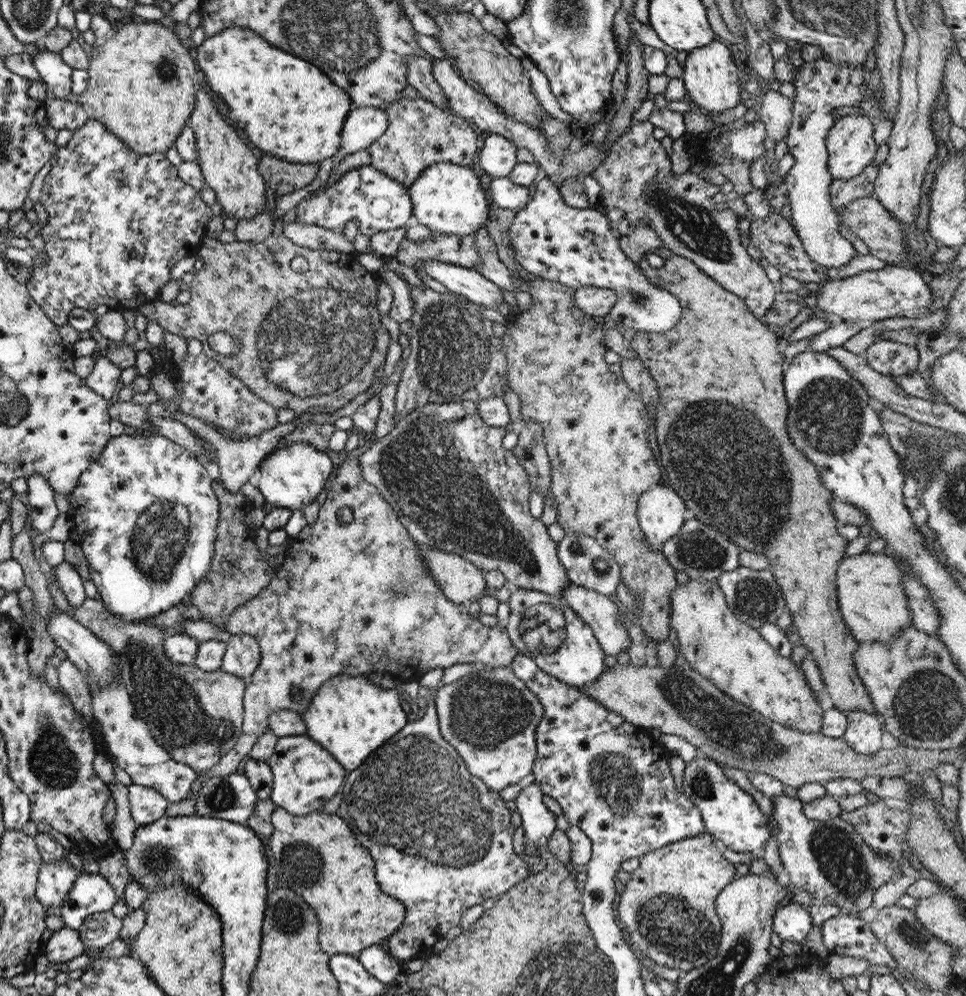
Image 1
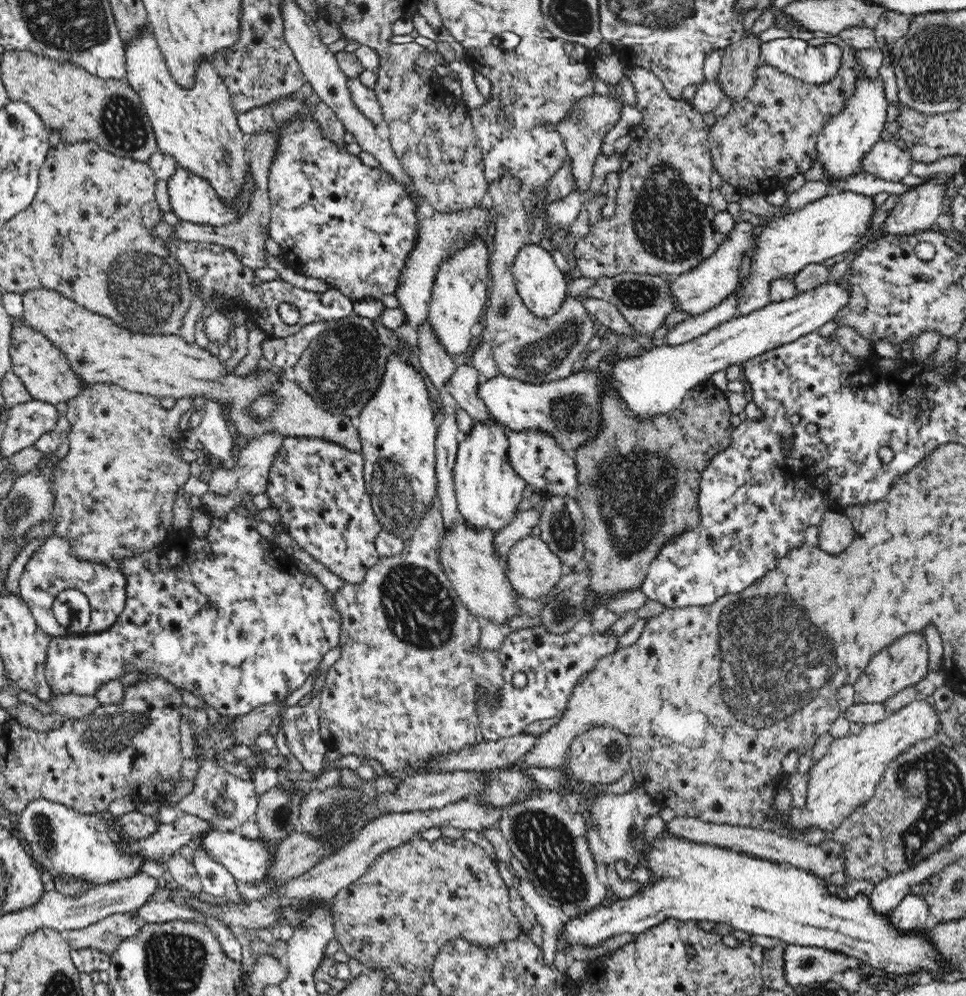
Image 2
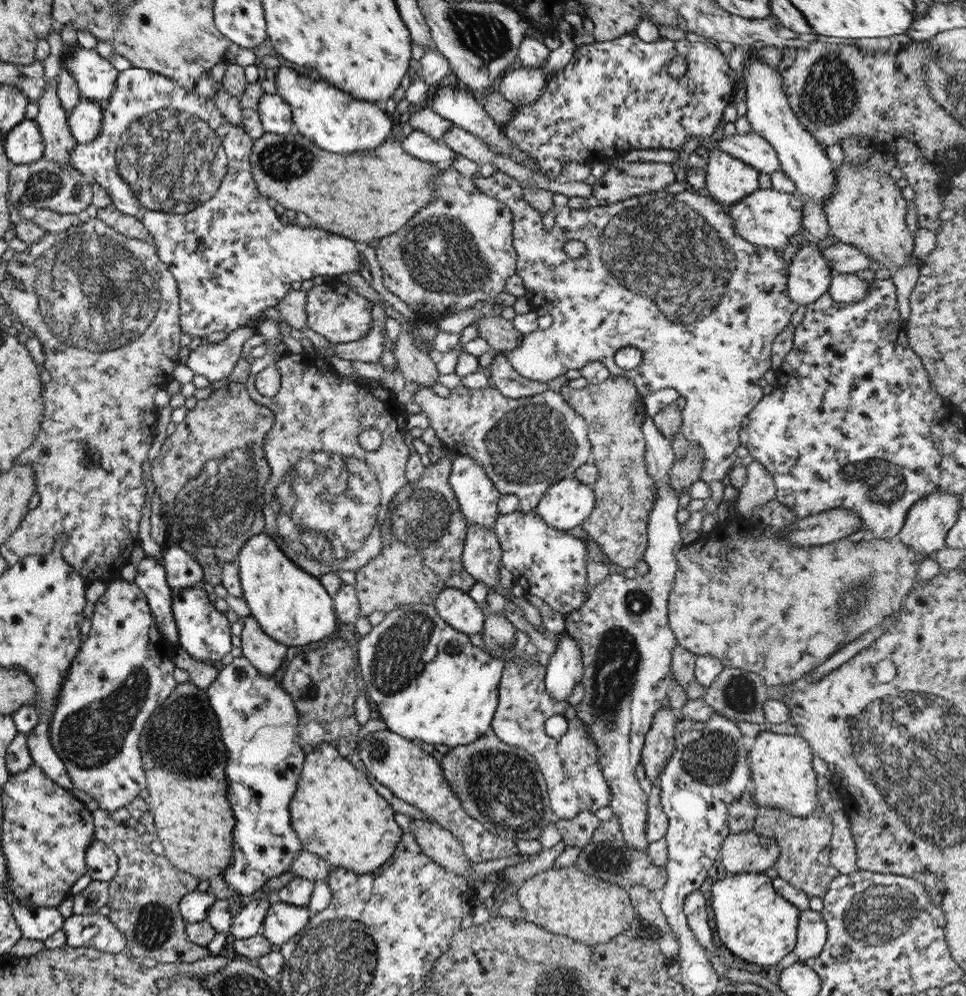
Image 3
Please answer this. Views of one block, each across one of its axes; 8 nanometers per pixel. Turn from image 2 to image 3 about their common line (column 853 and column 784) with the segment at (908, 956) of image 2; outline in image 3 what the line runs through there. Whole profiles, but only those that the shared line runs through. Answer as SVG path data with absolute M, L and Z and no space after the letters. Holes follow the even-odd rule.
M763 873L728 874L711 885L711 912L721 943L755 969L780 963L796 943L799 911L771 888Z

